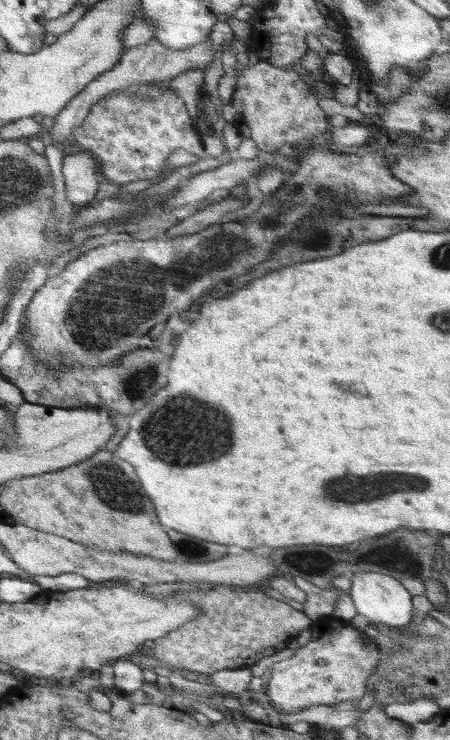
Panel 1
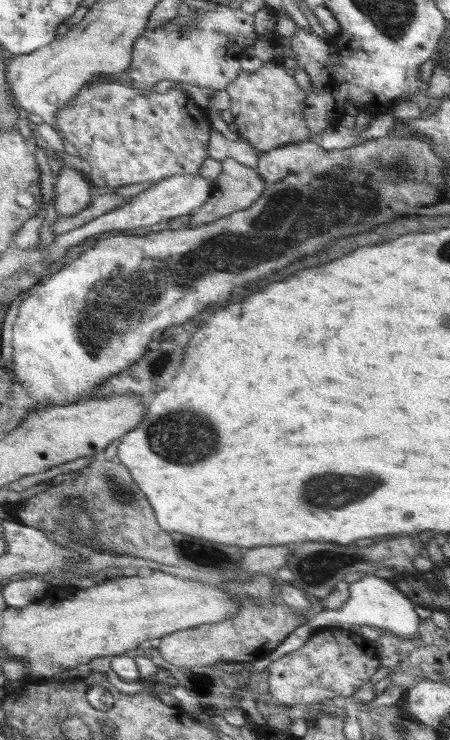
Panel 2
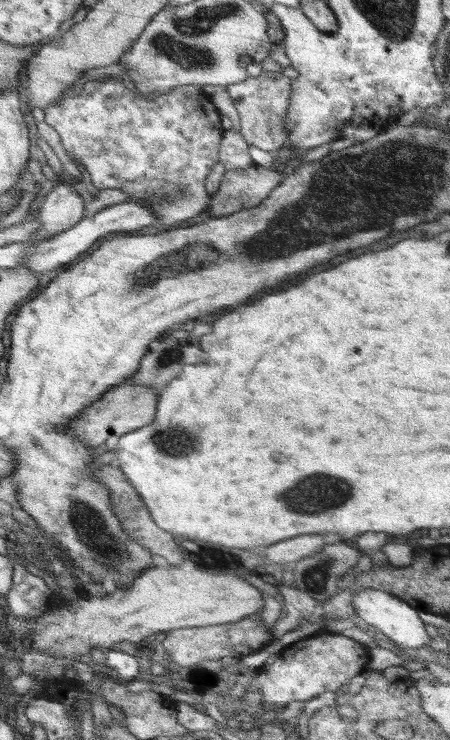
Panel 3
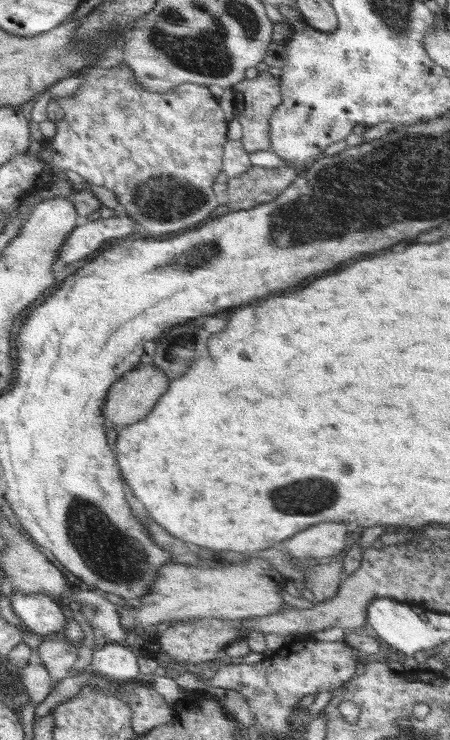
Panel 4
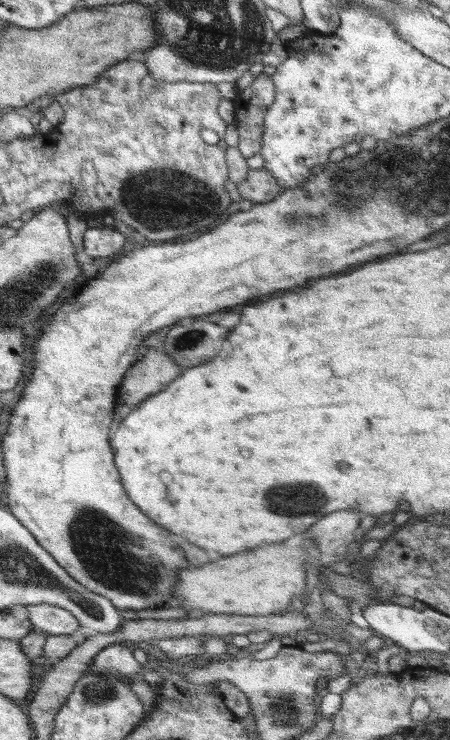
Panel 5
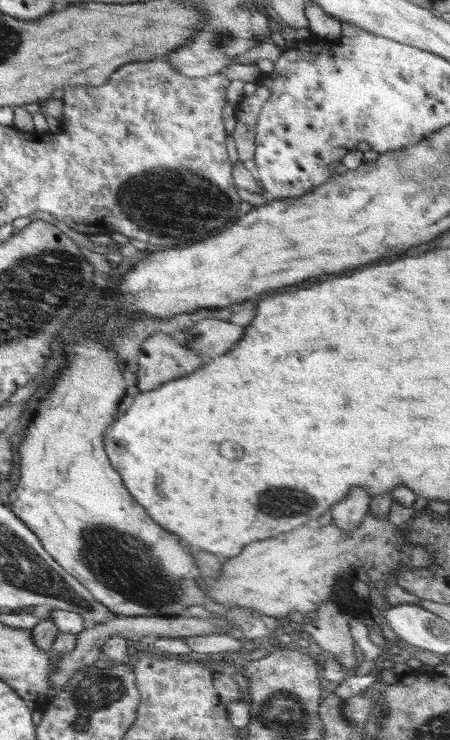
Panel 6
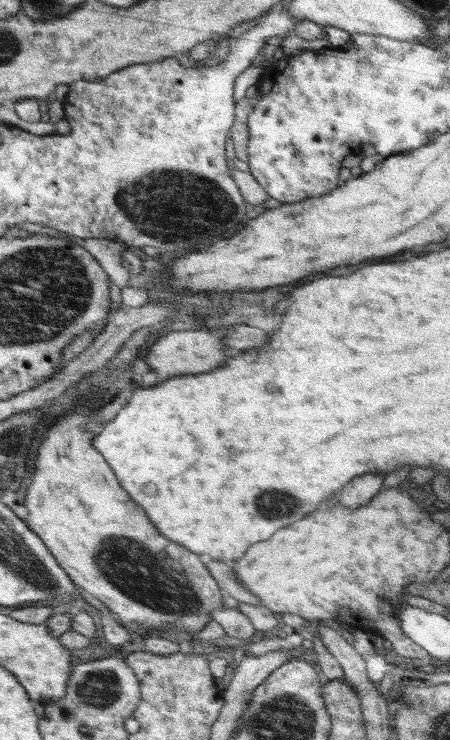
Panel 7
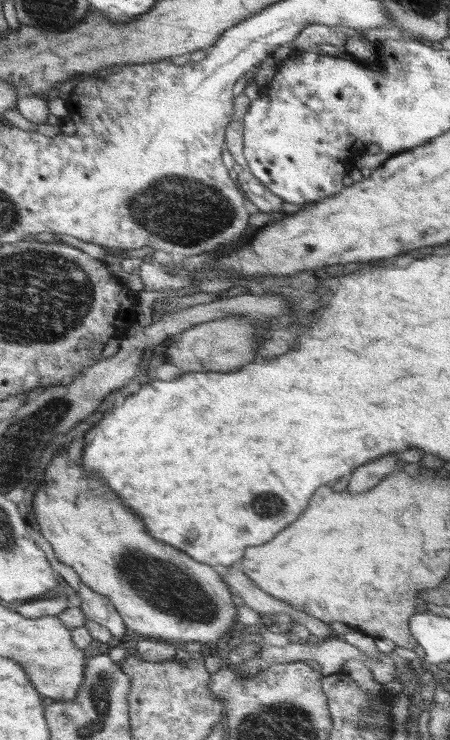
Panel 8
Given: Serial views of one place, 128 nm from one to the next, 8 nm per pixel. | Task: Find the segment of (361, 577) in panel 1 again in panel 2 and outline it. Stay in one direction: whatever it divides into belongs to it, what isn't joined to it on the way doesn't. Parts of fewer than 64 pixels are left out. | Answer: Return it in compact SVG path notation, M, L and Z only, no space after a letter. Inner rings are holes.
M366 574L360 580L349 584L348 600L338 610L324 610L309 619L306 624L291 632L272 652L264 658L252 662L251 674L266 670L267 666L298 650L320 627L335 626L349 629L352 624L366 624L371 627L385 628L390 630L397 637L403 639L414 639L420 635L418 625L424 622L416 611L415 604L389 579L380 578L374 574Z

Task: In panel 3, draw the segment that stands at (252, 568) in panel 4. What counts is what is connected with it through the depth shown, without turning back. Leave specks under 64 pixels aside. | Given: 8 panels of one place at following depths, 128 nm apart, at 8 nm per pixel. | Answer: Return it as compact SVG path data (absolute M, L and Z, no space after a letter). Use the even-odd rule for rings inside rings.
M170 565L168 568L152 566L152 568L144 571L139 577L136 577L127 589L113 589L108 591L107 596L104 597L93 596L91 594L90 598L78 597L76 600L72 601L70 606L66 606L66 608L48 609L45 613L34 618L30 617L29 619L25 619L24 617L10 613L6 620L4 620L4 624L6 624L6 628L8 628L9 634L11 634L12 638L16 638L16 640L30 638L30 640L32 640L31 648L38 652L55 656L55 658L70 658L71 656L76 656L83 659L86 654L92 652L92 648L101 648L103 646L104 648L114 649L120 642L123 642L123 640L127 640L128 642L135 644L144 640L146 636L159 632L167 633L170 630L178 630L179 628L238 622L244 617L255 615L258 610L262 610L260 608L264 605L264 602L262 602L262 594L260 594L254 586L250 586L248 582L244 582L240 576L234 576L234 574L226 574L226 576L202 576L202 572L184 572L184 570L181 570L179 566Z

